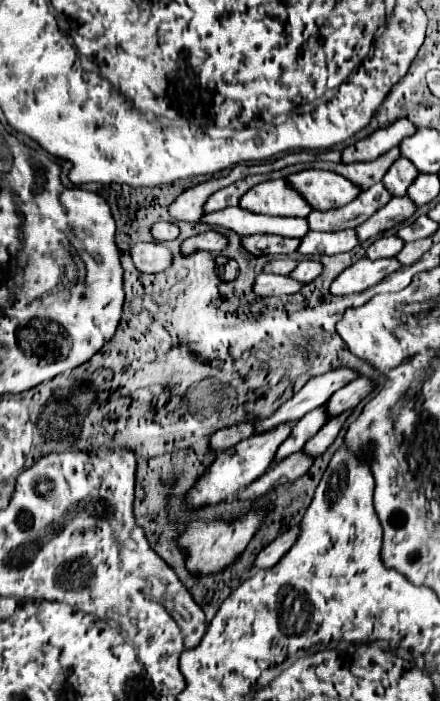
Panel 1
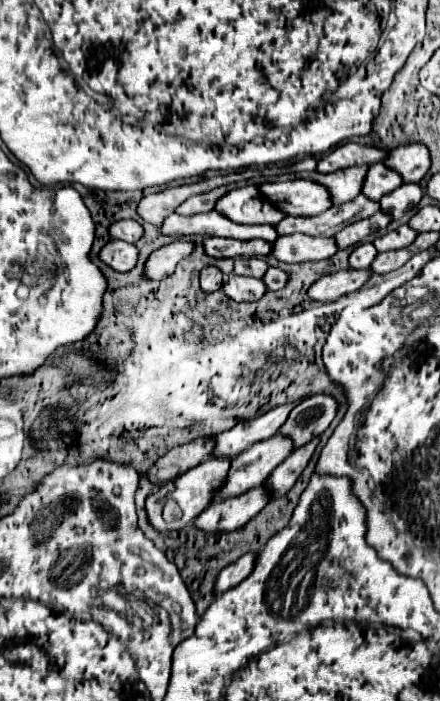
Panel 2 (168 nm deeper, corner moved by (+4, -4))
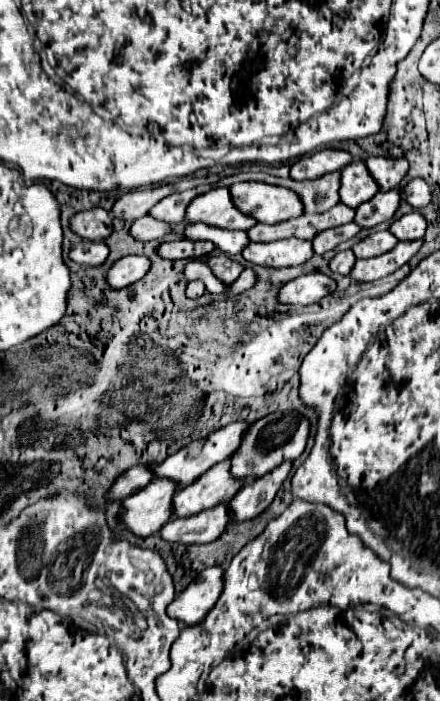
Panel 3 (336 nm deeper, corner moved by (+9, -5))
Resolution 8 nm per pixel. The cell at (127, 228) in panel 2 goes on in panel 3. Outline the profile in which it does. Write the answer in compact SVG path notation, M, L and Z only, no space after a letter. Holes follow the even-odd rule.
M91 209L71 219L71 229L89 241L103 241L111 235L111 215L105 209Z

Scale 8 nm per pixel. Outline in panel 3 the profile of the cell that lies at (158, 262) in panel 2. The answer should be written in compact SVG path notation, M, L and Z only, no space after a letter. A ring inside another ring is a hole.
M127 255L127 257L119 259L115 263L115 267L111 267L111 271L107 273L107 283L115 289L129 287L131 283L137 283L139 279L143 279L149 269L151 269L151 259L149 257Z

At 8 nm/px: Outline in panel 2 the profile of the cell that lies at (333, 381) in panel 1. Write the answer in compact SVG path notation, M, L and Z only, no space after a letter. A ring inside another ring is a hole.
M298 402L278 406L276 410L270 410L262 416L258 416L258 418L240 420L230 430L224 430L224 432L212 436L212 440L214 440L212 456L216 456L216 458L234 458L236 454L248 450L248 446L272 438L276 434L278 426L282 426L286 422L290 410L296 404Z

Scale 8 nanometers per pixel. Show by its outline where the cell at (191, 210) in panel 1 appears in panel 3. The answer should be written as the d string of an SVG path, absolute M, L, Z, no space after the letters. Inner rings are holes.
M159 185L159 187L127 193L115 203L113 215L119 215L119 219L135 221L135 219L147 215L153 205L157 205L161 199L165 199L171 193L173 193L173 189L169 185Z

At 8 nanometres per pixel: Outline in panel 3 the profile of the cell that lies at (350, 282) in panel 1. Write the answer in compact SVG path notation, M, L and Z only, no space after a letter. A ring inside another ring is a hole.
M309 273L289 281L279 291L279 301L285 305L311 305L335 291L335 279L323 273Z

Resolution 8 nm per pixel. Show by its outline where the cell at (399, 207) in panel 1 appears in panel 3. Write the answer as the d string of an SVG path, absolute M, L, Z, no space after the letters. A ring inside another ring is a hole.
M347 223L347 225L341 225L341 227L333 227L333 229L321 231L321 233L313 239L313 251L315 251L317 255L323 255L325 251L331 251L331 249L335 249L337 245L353 239L359 231L361 231L361 227L359 227L357 223Z

